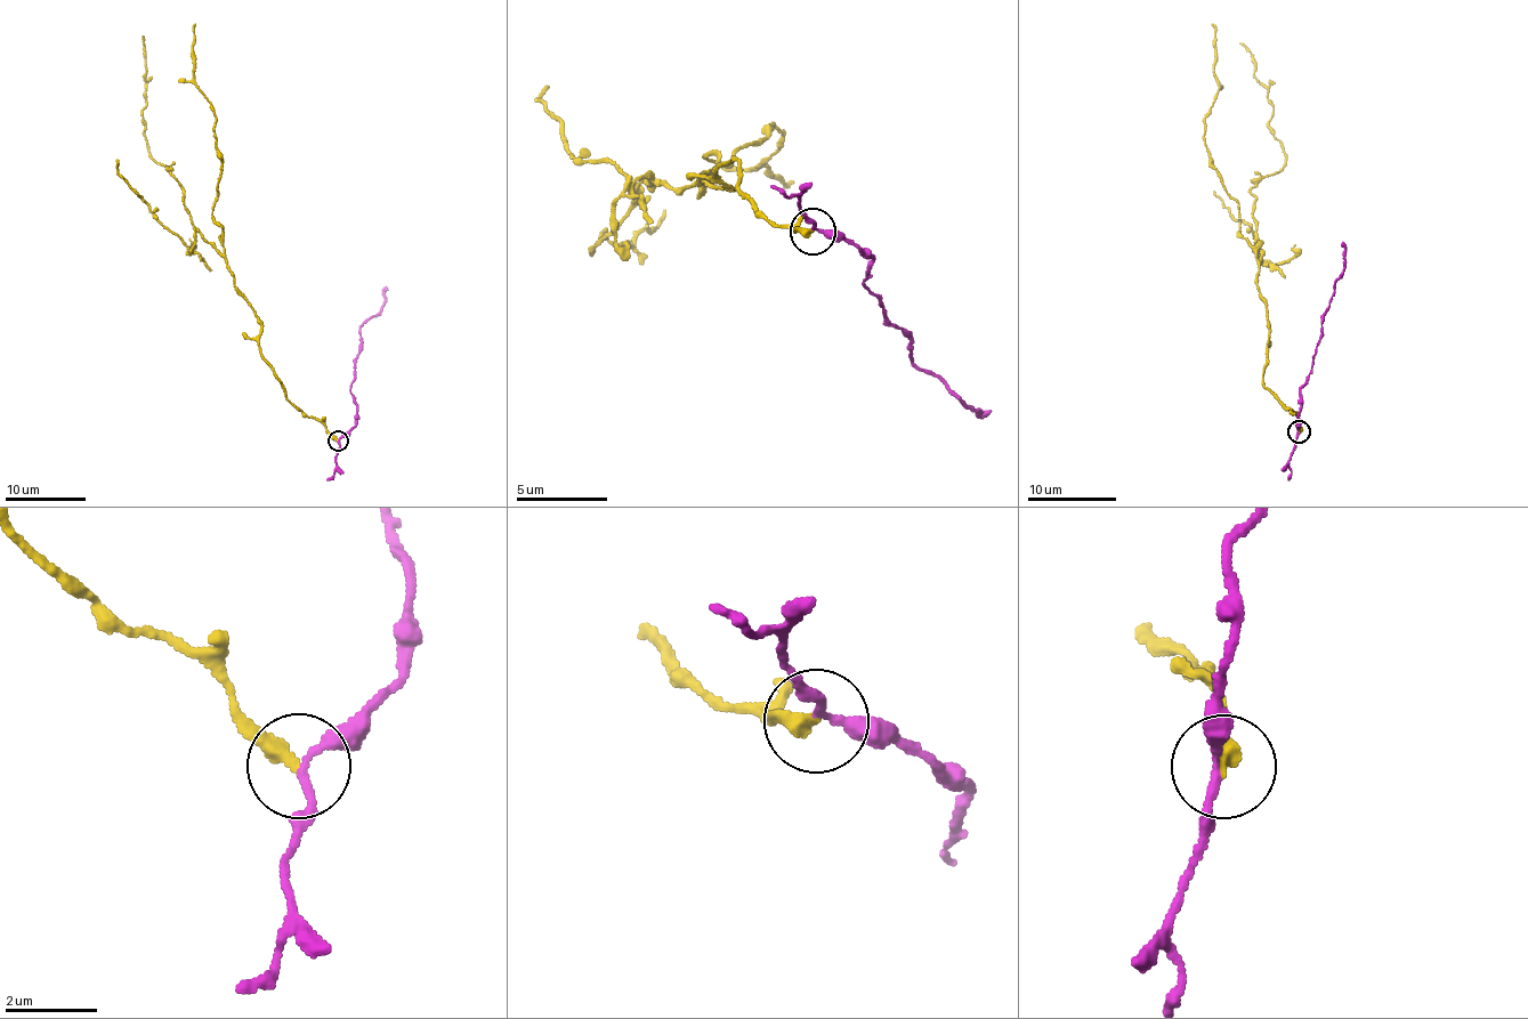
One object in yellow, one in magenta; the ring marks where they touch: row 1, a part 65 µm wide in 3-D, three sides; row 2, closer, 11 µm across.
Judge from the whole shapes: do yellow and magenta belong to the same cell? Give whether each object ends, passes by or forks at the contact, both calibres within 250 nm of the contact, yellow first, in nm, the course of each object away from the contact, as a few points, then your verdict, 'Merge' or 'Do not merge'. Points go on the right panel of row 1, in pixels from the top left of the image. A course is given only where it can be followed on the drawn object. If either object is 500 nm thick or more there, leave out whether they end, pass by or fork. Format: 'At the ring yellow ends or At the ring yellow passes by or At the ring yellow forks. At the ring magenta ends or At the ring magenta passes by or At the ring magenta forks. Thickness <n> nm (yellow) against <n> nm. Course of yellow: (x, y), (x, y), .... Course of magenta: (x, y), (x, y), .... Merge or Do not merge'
At the ring yellow ends. At the ring magenta passes by. Thickness 340 nm (yellow) against 170 nm. Course of yellow: (1300, 431), (1262, 382), (1269, 322), (1250, 189), (1286, 158), (1268, 89), (1238, 43). Course of magenta: (1298, 431), (1301, 387), (1312, 372), (1323, 314), (1344, 266), (1343, 241). Do not merge

